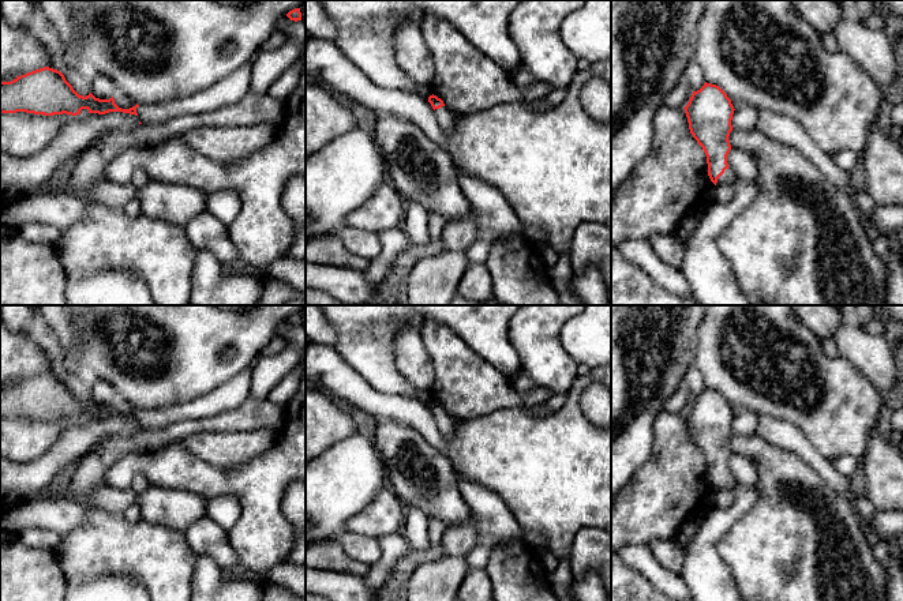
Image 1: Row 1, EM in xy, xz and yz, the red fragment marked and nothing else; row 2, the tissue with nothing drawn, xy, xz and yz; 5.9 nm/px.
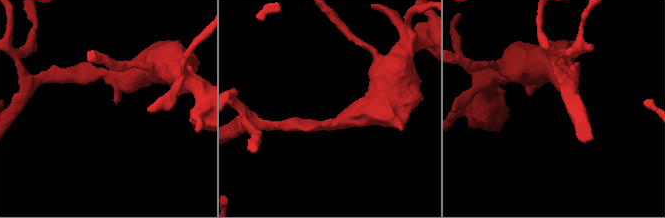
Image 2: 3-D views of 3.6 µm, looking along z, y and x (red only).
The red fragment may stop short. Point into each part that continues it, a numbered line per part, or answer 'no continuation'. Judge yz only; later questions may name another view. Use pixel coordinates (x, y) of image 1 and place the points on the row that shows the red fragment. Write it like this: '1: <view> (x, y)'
1: yz (712, 282)

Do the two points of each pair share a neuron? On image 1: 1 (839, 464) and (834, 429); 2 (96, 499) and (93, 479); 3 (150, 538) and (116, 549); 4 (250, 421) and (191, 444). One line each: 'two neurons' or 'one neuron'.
1: two neurons
2: two neurons
3: one neuron
4: two neurons

